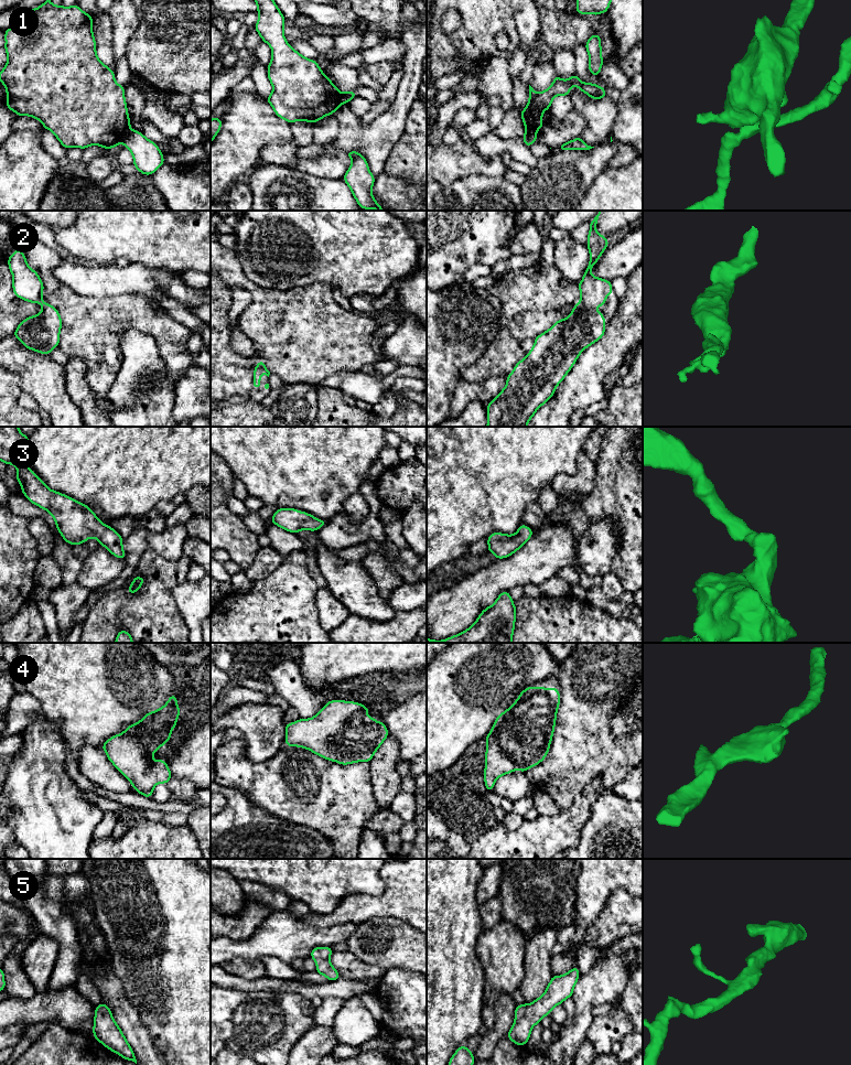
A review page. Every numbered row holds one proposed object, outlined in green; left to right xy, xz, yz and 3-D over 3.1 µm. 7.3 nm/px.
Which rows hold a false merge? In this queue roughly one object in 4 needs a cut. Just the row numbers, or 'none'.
1

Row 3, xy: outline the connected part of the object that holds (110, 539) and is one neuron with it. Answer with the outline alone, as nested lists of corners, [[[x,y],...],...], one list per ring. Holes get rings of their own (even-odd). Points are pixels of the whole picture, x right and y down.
[[[0,427],[0,461],[17,466],[17,480],[22,494],[34,505],[47,510],[56,523],[63,539],[72,546],[96,538],[111,555],[126,559],[123,538],[111,527],[103,524],[85,504],[67,495],[52,491],[33,473],[25,462],[29,437],[18,427]]]

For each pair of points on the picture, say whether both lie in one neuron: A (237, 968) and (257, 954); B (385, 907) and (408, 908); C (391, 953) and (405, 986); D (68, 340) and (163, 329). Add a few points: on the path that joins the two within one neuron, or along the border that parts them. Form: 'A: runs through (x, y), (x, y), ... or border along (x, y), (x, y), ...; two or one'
A: border along (259, 960), (228, 959), (223, 963); two
B: runs through (390, 907), (402, 907); one
C: border along (386, 969), (406, 968), (415, 972); two
D: runs through (92, 322), (99, 315), (140, 315); one

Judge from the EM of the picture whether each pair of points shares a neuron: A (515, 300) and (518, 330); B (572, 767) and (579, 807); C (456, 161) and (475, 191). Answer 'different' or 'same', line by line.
A: different
B: different
C: different

